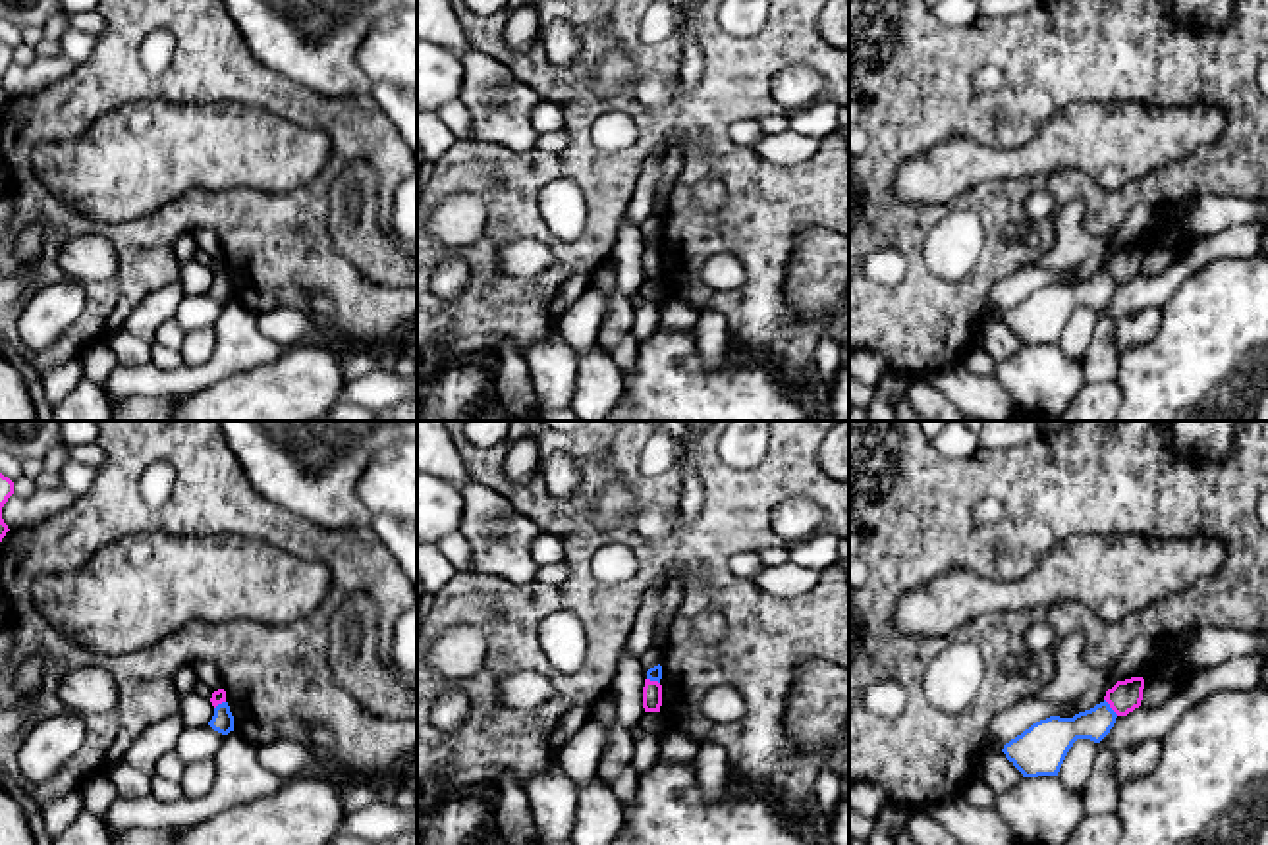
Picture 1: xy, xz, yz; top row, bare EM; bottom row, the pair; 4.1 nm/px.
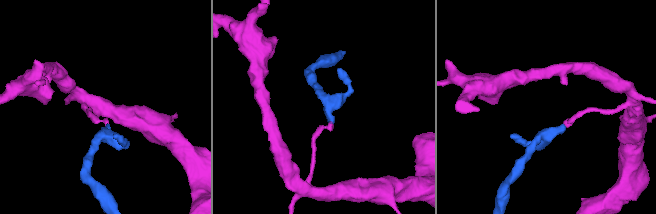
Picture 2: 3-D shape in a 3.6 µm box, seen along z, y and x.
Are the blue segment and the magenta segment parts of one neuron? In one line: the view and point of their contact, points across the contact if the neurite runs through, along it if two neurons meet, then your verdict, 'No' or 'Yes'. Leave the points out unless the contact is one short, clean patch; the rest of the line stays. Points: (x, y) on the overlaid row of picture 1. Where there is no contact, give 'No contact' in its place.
Touches blue at yz (1108, 707). Boundary: yz (1104, 699), (1118, 714). No

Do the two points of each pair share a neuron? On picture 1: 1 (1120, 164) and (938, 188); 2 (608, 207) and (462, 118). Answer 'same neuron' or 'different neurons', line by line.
1: same neuron
2: different neurons

